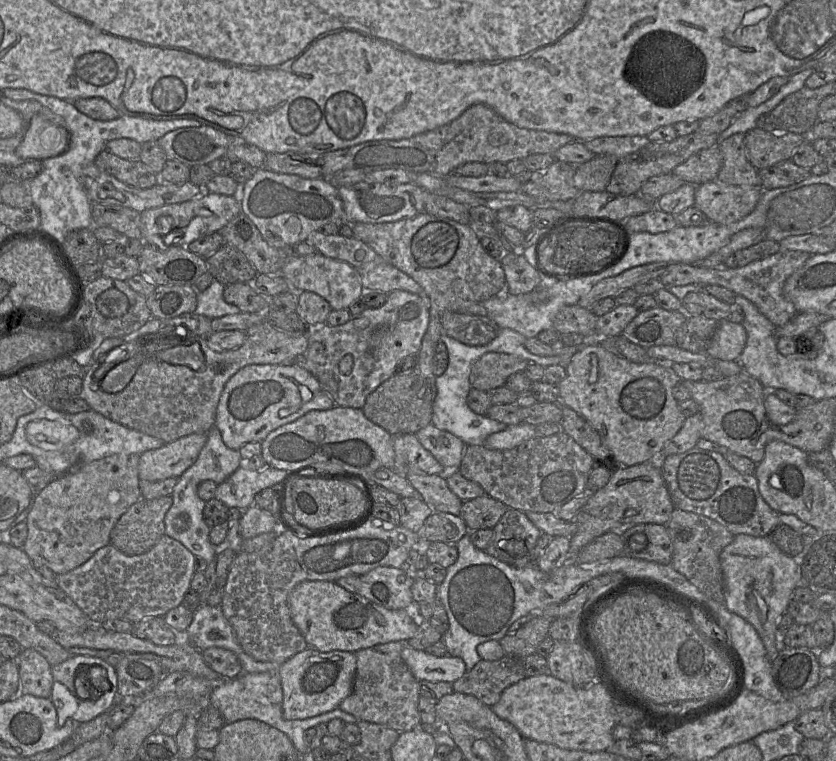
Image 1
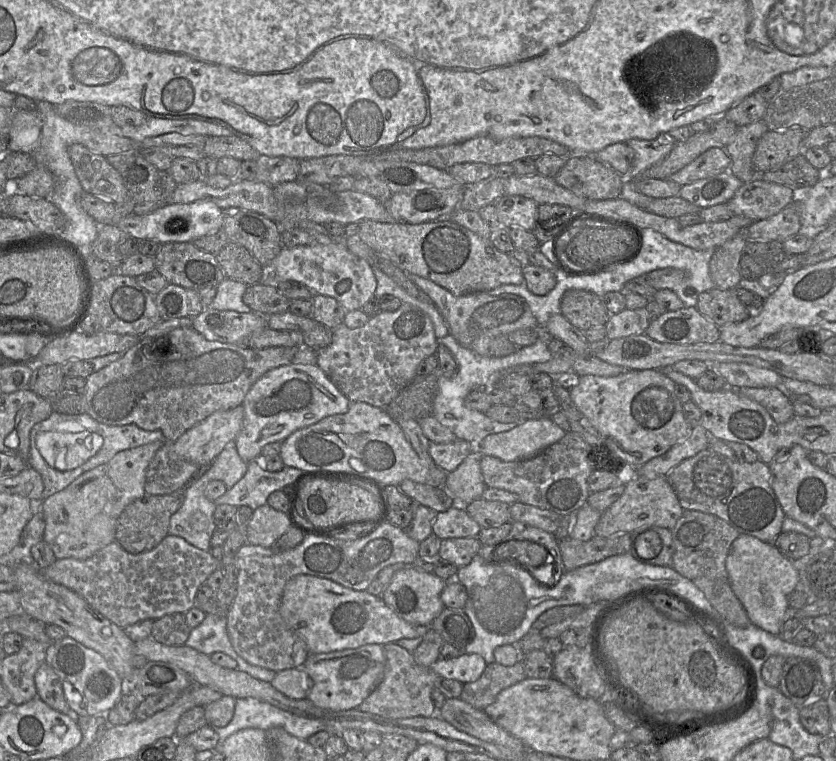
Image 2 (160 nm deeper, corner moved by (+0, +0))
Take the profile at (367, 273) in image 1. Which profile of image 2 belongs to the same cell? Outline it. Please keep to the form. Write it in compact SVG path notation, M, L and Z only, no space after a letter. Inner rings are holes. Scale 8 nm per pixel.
M408 275L409 279L425 293L427 298L437 307L445 320L450 334L464 347L469 348L481 356L503 357L512 354L517 346L509 339L509 335L520 329L532 329L539 327L527 301L516 294L491 294L480 291L471 292L461 296L455 296L448 290L440 287L434 282L417 275Z

